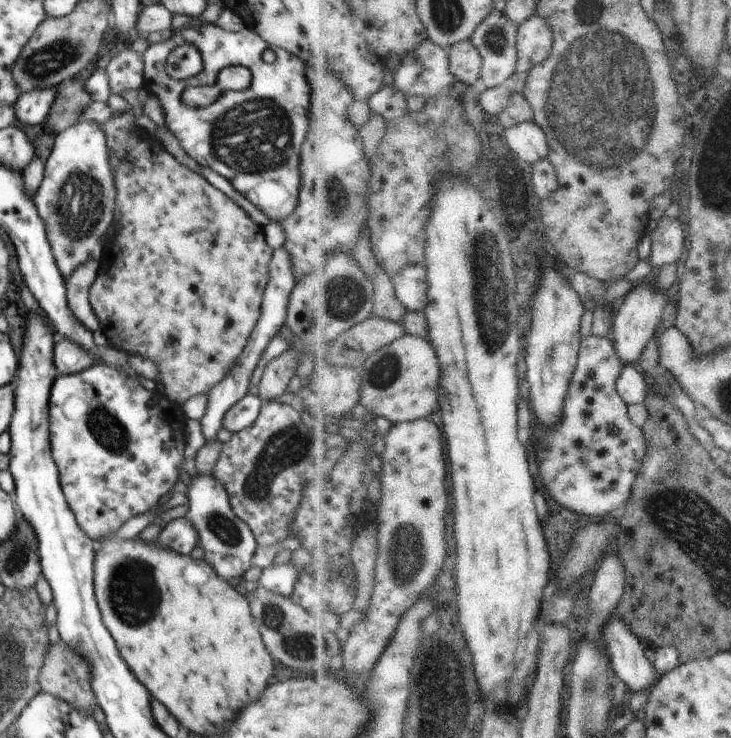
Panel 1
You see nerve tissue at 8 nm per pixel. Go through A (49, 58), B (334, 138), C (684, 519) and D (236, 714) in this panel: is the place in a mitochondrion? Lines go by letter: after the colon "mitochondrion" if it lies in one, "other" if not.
A: mitochondrion
B: other
C: mitochondrion
D: other

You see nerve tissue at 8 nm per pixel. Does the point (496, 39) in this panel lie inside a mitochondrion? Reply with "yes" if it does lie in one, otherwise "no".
yes

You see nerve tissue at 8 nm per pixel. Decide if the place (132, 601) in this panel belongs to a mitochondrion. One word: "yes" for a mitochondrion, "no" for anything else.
yes

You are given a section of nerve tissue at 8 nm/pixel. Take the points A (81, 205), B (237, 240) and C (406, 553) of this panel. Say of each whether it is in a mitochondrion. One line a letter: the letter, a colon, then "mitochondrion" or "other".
A: mitochondrion
B: other
C: mitochondrion

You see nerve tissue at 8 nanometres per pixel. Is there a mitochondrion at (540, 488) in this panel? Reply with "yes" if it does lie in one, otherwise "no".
no

